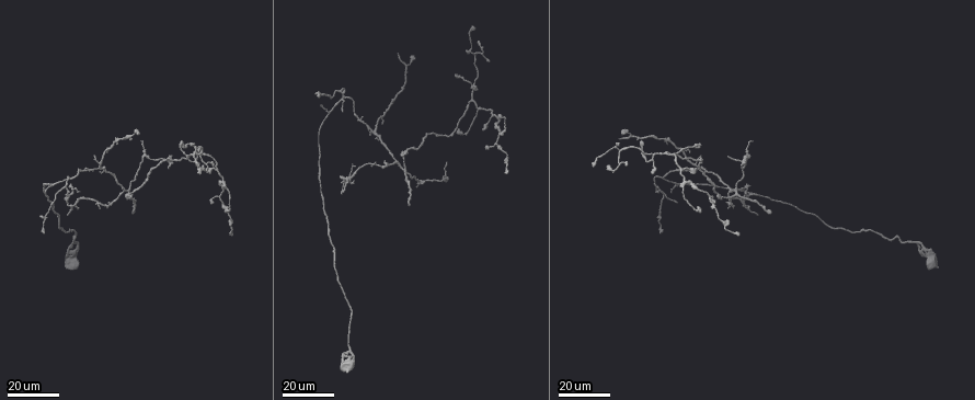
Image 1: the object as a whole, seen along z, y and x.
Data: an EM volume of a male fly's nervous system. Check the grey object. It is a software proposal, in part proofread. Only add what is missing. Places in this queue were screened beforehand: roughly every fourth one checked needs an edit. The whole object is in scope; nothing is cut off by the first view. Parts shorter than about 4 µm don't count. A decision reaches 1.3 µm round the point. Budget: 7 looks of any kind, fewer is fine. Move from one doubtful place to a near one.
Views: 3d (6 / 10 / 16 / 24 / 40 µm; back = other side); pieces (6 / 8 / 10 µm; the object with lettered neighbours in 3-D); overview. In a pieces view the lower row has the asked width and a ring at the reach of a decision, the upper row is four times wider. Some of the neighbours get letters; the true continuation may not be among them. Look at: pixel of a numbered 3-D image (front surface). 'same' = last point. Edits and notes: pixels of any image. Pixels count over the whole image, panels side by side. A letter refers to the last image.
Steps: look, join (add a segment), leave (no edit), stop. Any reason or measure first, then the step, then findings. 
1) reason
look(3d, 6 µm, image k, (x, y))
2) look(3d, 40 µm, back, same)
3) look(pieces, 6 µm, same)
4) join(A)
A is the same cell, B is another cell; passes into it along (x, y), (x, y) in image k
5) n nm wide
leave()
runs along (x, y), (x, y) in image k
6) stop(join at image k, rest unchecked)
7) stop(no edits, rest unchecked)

an open end
look(3d, 24 µm, image 1, (133, 215))

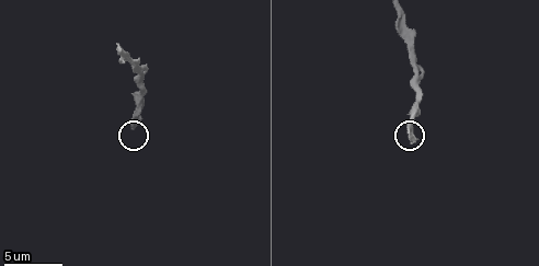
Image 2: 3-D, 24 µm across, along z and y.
look(pieces, 6 µm, image 2, (135, 125))

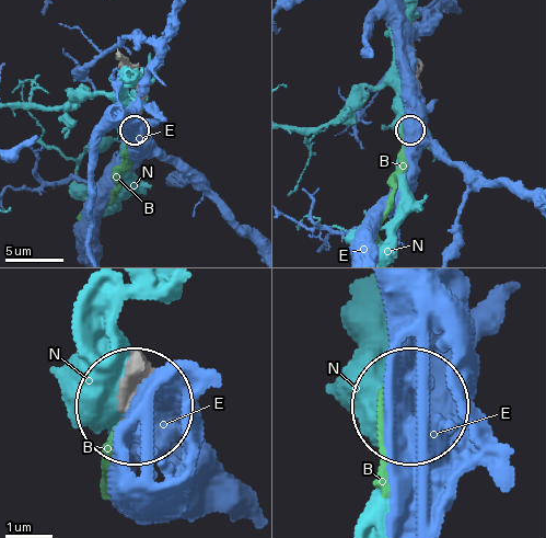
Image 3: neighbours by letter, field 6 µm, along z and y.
330 nm wide
join(B)
B is the same cell, E and N are other cells; the cell continues

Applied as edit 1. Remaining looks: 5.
free end
look(3d, 24 µm, image 1, (728, 156))

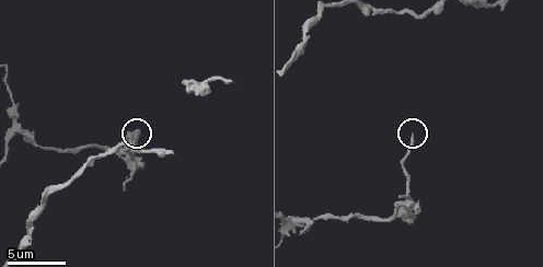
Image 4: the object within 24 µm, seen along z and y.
look(pieces, 8 µm, image 4, (414, 134))

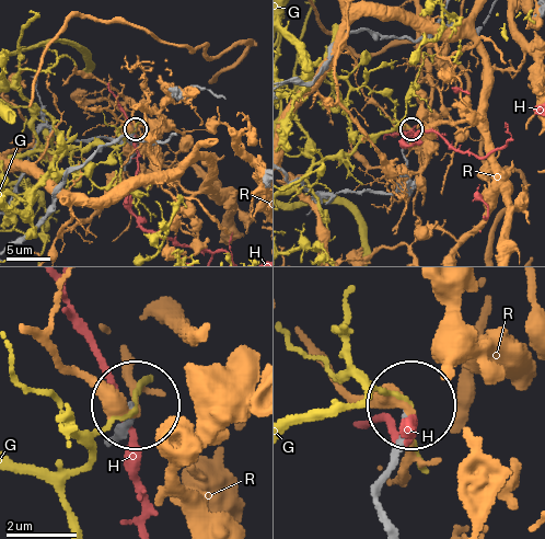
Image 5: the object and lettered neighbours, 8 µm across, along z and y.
leave()
G, H and R are other cells; runs along (386, 518), (378, 492), (404, 406) in image 5; no lettered segment goes on from it

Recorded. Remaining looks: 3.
look(3d, 24 µm, image 1, (749, 186))

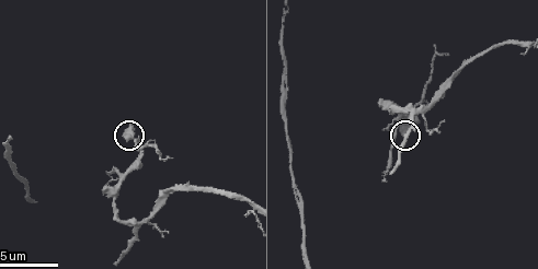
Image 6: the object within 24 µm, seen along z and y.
see the neighbours
look(pieces, 10 µm, same)

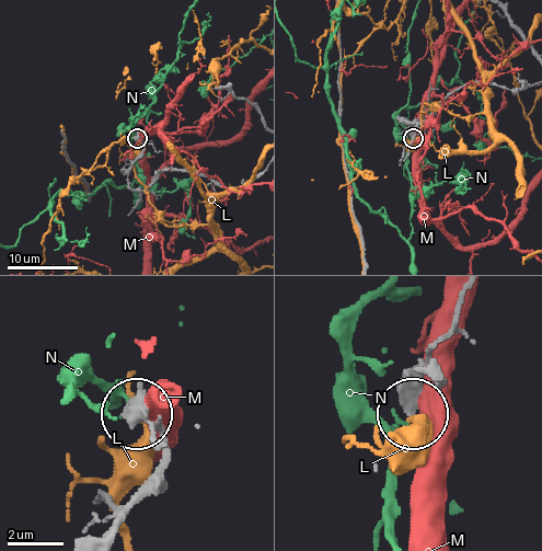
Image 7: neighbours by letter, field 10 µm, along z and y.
leave()
L, M and N are other cells; none of them fits

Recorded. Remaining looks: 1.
stop(join at image 3, rest unchecked)

